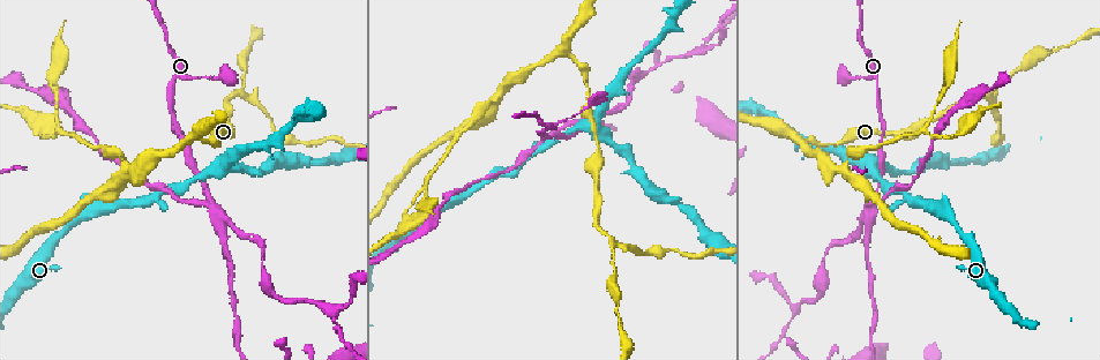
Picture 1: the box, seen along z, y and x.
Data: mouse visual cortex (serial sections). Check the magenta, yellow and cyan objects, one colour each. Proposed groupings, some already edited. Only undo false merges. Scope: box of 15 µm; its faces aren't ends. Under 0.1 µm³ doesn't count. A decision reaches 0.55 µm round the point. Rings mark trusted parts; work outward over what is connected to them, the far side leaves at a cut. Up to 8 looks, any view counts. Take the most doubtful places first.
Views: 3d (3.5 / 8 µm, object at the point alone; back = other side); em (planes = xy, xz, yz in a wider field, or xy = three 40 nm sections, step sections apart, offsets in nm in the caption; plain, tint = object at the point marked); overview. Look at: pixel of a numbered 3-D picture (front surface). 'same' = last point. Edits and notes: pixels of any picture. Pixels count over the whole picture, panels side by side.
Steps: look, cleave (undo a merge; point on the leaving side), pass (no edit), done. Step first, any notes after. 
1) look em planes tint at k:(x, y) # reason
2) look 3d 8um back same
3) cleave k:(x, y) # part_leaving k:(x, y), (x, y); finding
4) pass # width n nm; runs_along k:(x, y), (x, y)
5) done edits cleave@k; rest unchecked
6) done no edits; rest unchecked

look 3d 3.5um at 1:(874, 207) # four or more arms meet

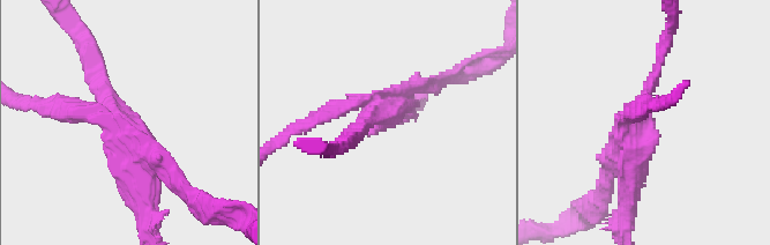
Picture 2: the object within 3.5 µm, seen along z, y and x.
look em xy step 3 tint at 2:(111, 112) # now the EM

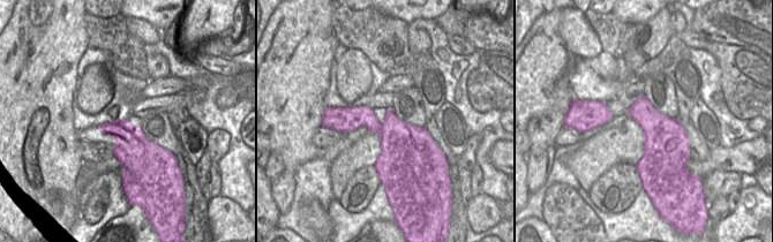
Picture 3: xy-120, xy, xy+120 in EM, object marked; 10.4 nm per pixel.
cleave 2:(64, 112) # arm_widths 150, 250, 300, 400 nm; part_leaving 2:(132, 141), (174, 173), (206, 216); two cells meet here

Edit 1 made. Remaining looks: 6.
look overview

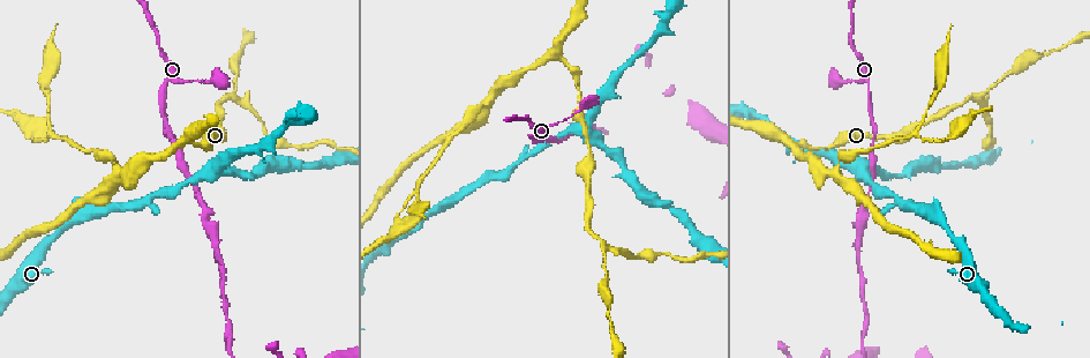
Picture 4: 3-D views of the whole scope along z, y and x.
look em planes tint at 4:(603, 243) # a fork

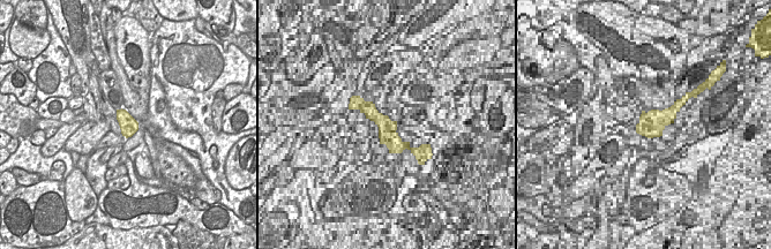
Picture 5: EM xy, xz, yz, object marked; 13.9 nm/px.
look 3d 3.5um same # wider look

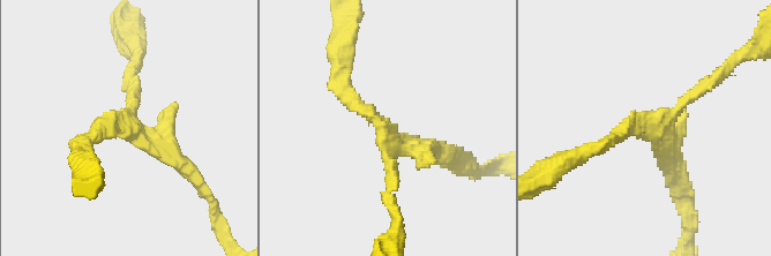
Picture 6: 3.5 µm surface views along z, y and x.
pass # arm_widths 150, 200, 250 nm; runs_along 6:(590, 151), (705, 88); one cell here

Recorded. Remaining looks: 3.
look 3d 3.5um at 4:(417, 181) # branch point

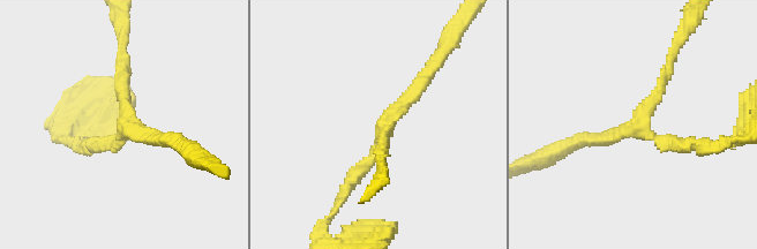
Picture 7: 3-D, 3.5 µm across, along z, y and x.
look em planes tint at 7:(383, 124) # arms 3; arm_widths 150, 200, 200 nm; shape alone is not enough

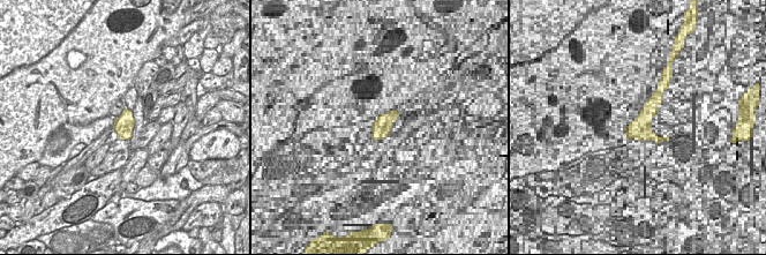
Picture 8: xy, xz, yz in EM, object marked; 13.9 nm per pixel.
pass # runs_along 7:(432, 67), (350, 182); one cell here

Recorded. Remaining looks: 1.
done edits cleave@2; rest unchecked

